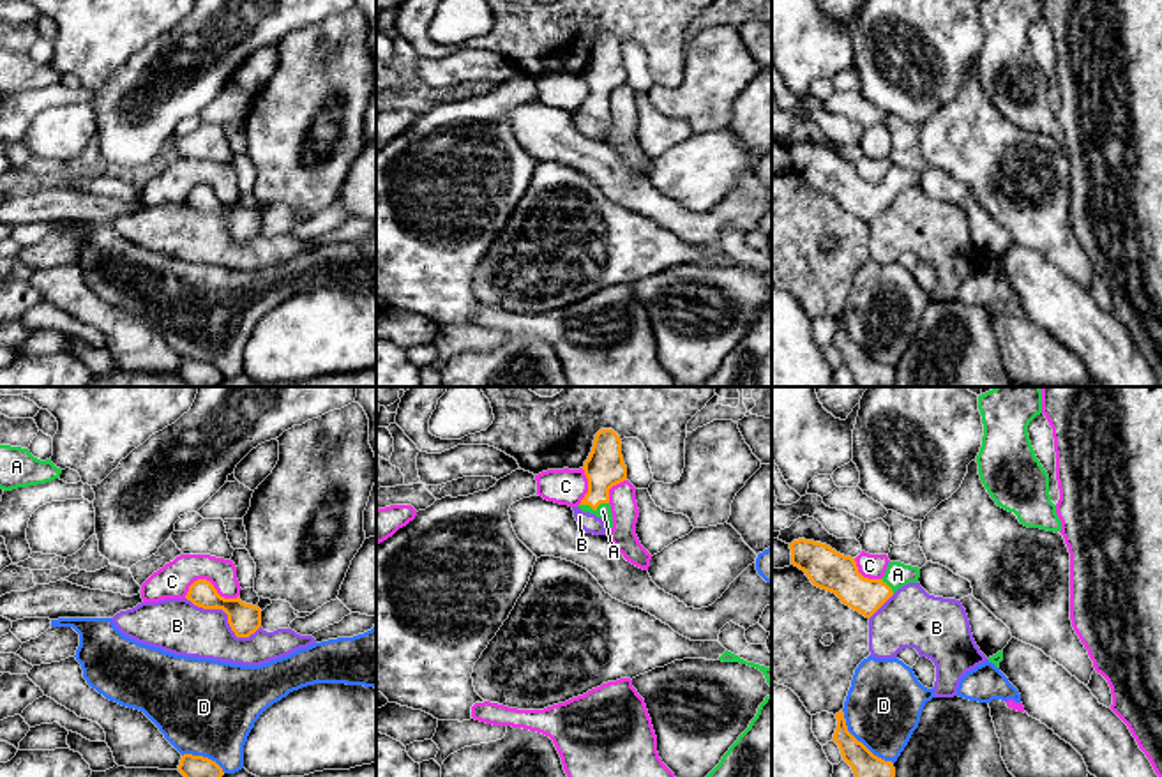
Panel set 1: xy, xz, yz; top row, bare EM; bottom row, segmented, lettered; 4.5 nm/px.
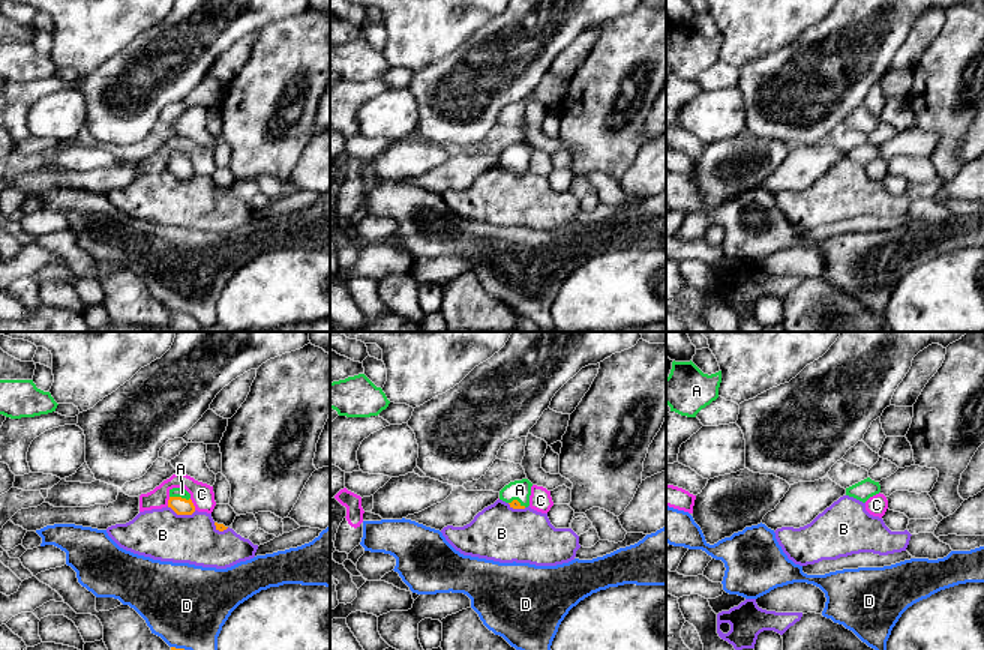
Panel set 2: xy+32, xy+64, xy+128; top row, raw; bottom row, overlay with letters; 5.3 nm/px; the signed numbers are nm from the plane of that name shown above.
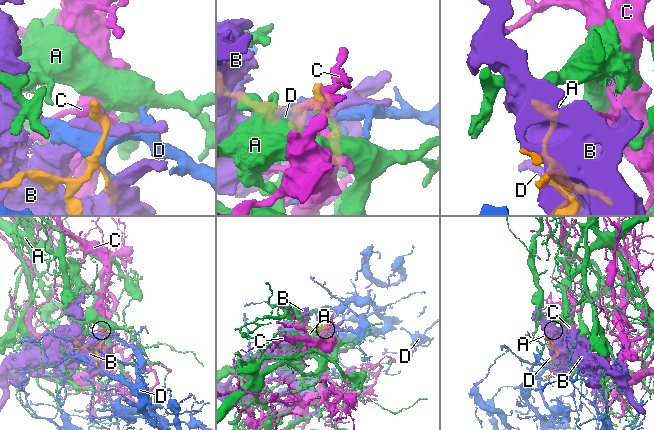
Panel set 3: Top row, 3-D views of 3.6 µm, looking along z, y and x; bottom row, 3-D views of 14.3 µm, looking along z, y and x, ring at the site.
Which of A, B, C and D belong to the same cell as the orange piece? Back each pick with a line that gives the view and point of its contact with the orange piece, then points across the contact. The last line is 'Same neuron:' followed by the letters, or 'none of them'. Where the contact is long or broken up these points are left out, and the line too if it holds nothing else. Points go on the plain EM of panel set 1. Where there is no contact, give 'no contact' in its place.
A: meets orange in xz at (594, 113); runs through xz (604, 71), (594, 113), (603, 115)
Same neuron: A

